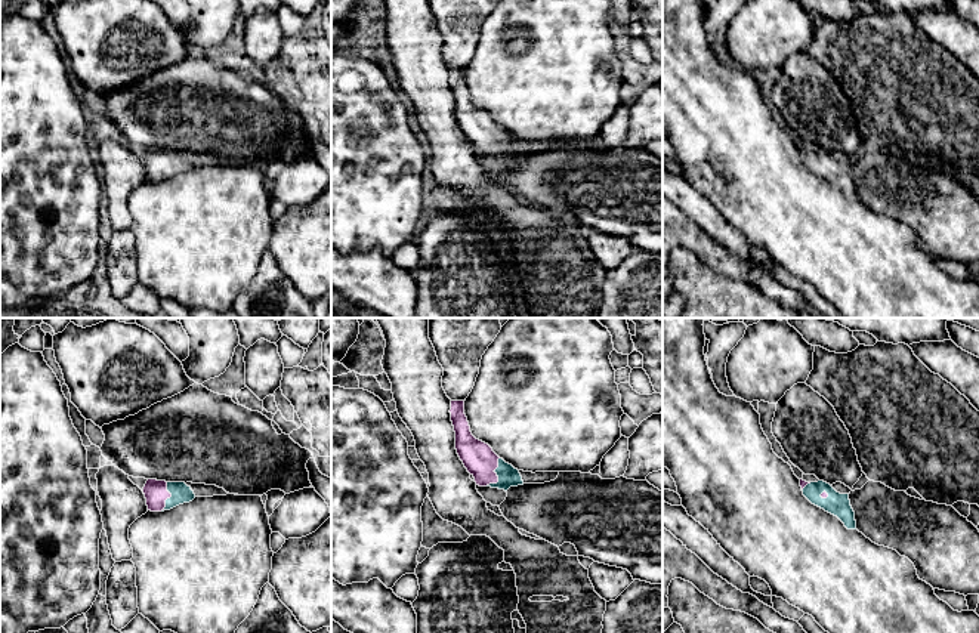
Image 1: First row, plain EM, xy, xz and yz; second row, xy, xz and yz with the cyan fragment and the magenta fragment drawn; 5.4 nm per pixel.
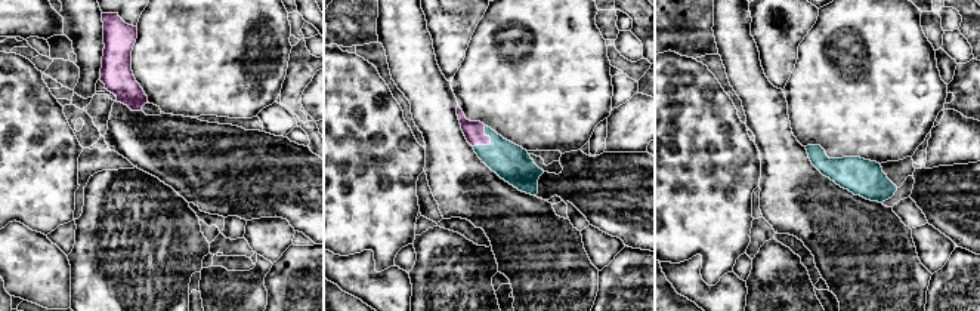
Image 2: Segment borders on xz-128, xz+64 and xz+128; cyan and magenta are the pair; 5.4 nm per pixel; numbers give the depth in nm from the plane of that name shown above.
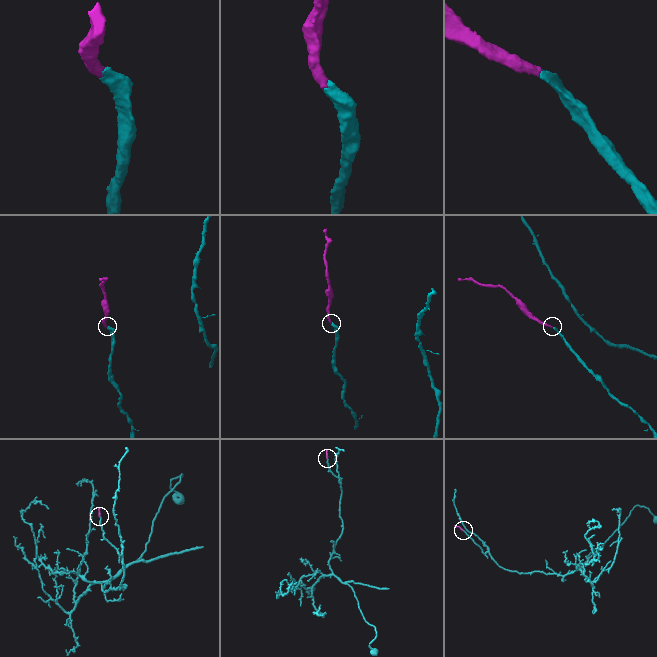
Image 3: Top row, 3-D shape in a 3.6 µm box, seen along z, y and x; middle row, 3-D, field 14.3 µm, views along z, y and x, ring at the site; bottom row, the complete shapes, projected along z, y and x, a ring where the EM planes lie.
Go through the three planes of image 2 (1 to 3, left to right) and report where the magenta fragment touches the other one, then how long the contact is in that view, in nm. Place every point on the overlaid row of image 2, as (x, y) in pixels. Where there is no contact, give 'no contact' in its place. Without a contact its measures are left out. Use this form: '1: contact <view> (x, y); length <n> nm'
1: no contact
2: contact xz+64 (491, 142); length 140 nm
3: no contact

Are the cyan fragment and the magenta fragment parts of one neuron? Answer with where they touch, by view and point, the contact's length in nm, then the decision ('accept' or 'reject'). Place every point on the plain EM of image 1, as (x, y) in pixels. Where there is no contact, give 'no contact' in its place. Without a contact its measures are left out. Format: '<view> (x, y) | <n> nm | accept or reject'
xz (497, 144) | 180 nm | accept

